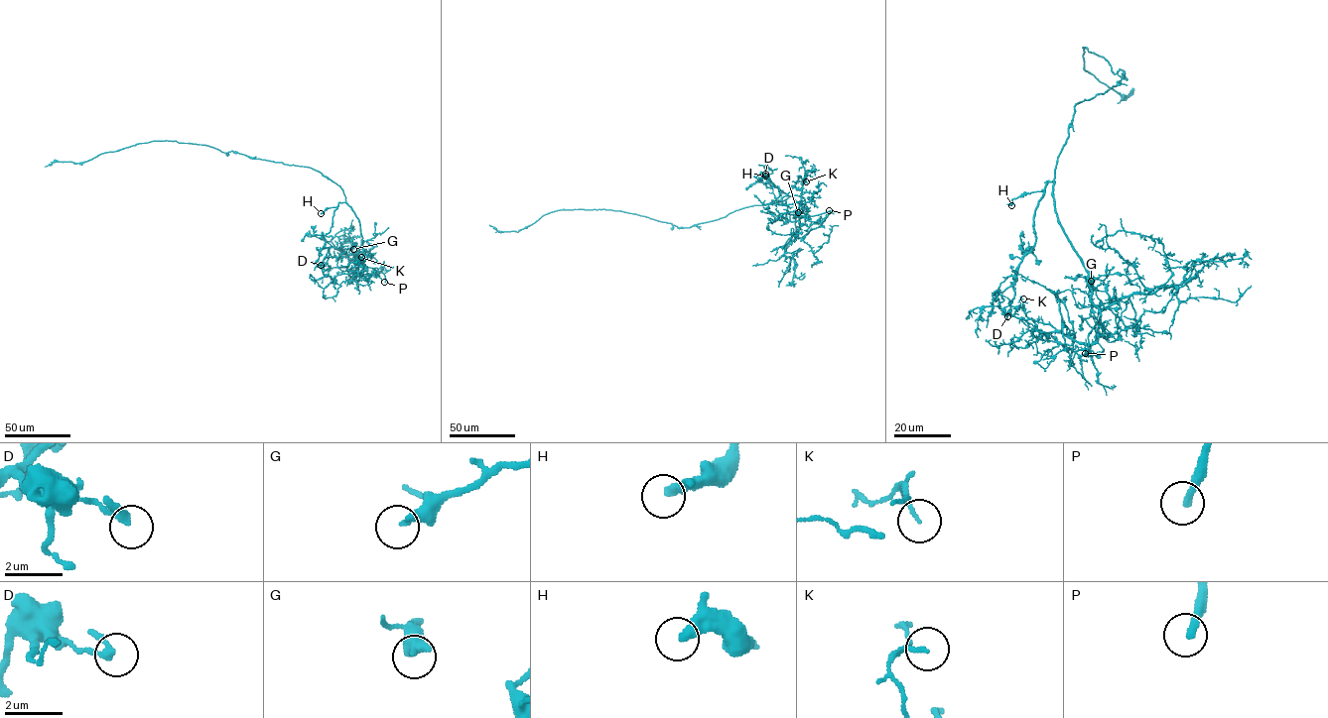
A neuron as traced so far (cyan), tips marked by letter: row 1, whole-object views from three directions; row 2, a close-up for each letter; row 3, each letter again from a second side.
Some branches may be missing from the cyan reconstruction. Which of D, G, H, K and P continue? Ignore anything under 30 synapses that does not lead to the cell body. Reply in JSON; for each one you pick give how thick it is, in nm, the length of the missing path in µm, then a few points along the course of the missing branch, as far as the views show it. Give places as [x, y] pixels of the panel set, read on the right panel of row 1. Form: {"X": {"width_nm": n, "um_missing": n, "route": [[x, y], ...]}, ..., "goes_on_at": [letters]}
{"P": {"width_nm": 280, "um_missing": 40, "route": [[1085, 353], [1055, 408], [1046, 410], [1031, 403], [1024, 405], [1027, 408]]}, "goes_on_at": ["P"]}

